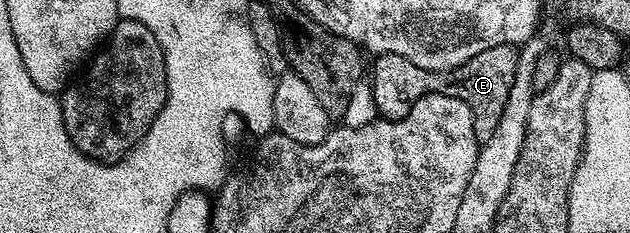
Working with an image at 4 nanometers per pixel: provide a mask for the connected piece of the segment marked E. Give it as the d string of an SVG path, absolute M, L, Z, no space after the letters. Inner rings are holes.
M509 43L496 45L496 49L484 49L484 53L476 53L476 57L451 71L429 71L412 65L412 61L404 57L379 55L373 60L374 76L368 79L368 86L374 95L378 115L383 119L393 120L408 114L411 103L422 95L447 95L464 101L464 105L472 109L475 131L489 132L496 129L496 121L500 121L500 113L504 113L504 101L508 101L508 91L512 89L518 53L519 48Z

